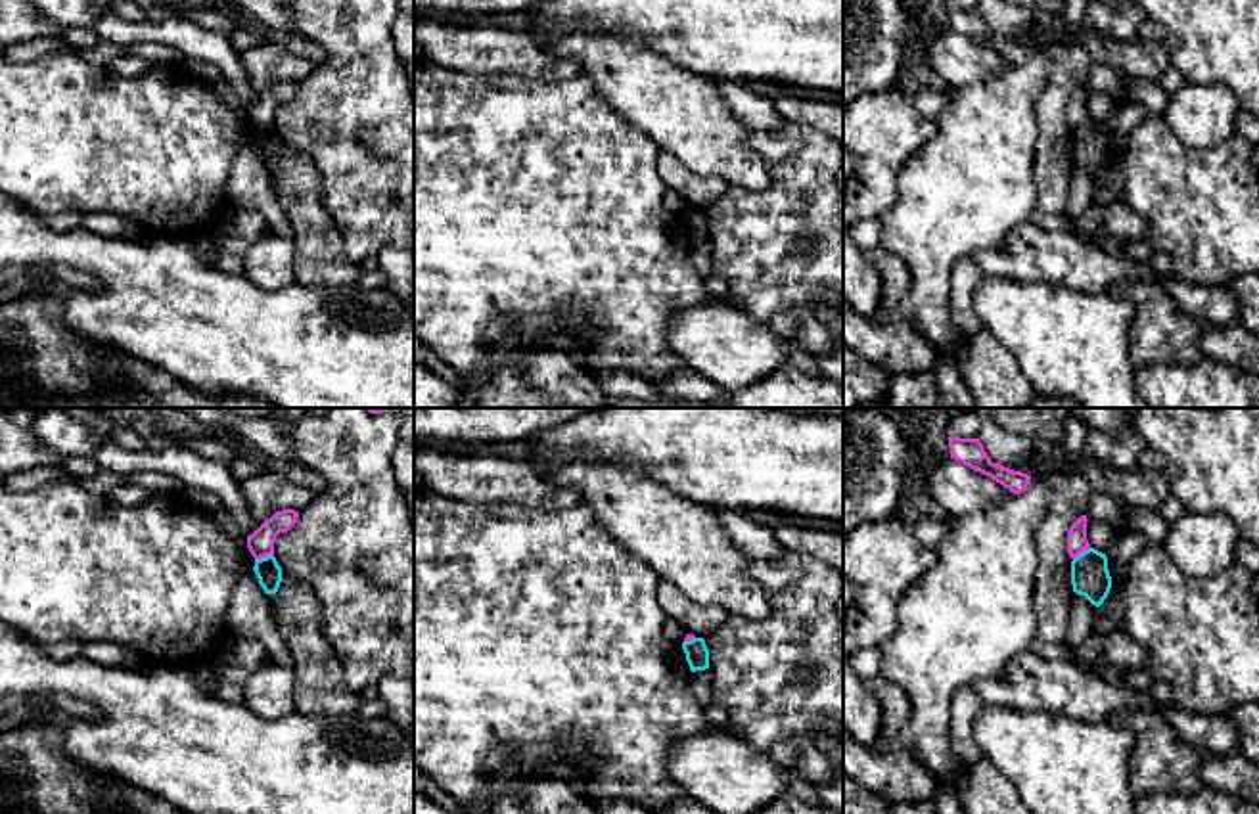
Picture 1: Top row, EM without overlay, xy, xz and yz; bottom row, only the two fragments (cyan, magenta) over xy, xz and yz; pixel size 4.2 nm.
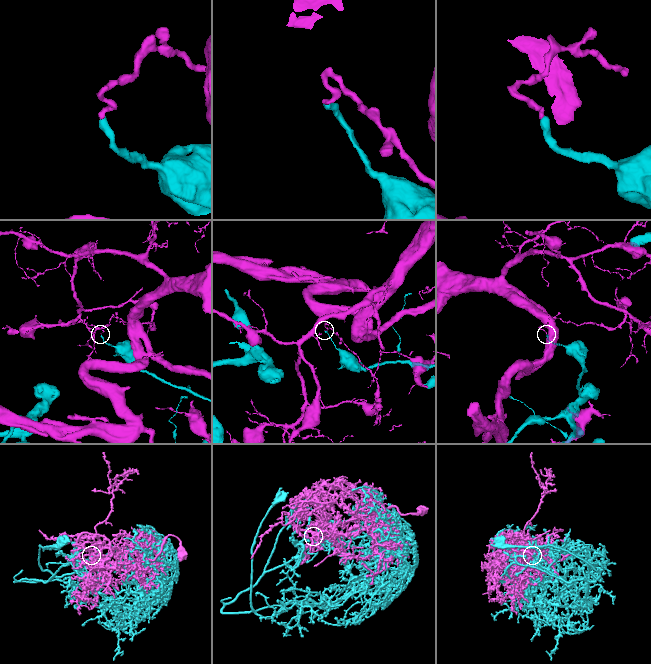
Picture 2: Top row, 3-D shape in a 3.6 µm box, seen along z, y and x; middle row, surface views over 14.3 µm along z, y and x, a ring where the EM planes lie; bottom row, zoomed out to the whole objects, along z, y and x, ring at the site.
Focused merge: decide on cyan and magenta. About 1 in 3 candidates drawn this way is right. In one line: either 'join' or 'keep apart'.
keep apart

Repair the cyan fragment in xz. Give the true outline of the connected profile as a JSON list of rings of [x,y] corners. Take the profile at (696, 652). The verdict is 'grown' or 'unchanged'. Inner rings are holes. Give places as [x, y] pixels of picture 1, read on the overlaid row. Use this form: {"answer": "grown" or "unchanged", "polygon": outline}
{"answer": "unchanged", "polygon": [[[703,638],[682,642],[682,649],[692,672],[709,668],[709,649]]]}

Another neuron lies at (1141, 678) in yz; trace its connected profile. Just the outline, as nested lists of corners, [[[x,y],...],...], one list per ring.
[[[1142,667],[1136,670],[1127,670],[1121,682],[1134,691],[1146,691],[1156,680],[1154,674]]]

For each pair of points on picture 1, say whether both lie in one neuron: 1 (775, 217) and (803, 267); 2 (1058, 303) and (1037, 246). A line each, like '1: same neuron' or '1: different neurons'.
1: same neuron
2: different neurons

